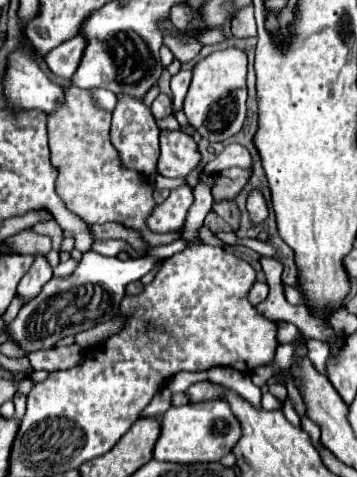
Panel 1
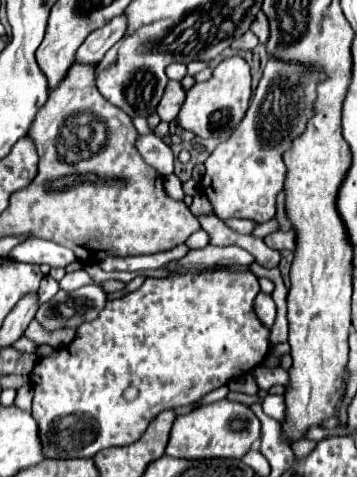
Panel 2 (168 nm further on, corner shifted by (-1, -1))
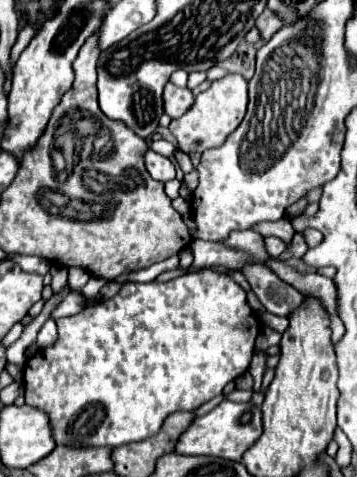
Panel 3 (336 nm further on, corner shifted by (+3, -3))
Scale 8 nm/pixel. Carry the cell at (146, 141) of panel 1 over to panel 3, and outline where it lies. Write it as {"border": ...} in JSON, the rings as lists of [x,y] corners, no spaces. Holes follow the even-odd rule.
{"border":[[[148,150],[146,152],[146,168],[150,172],[150,176],[154,180],[160,180],[160,182],[168,182],[174,178],[174,164],[168,156],[162,156],[154,150]]]}

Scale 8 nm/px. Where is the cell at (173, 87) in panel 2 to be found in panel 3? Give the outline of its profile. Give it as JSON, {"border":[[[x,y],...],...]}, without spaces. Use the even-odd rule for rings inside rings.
{"border":[[[170,82],[166,84],[166,88],[164,88],[164,112],[170,118],[180,118],[190,108],[192,102],[194,102],[194,96],[188,88],[178,88]]]}

